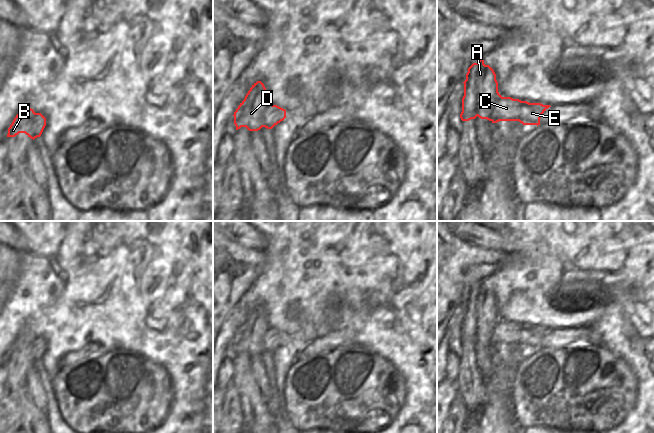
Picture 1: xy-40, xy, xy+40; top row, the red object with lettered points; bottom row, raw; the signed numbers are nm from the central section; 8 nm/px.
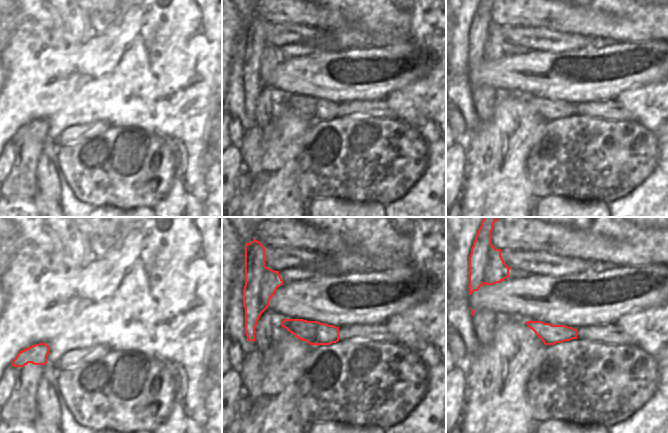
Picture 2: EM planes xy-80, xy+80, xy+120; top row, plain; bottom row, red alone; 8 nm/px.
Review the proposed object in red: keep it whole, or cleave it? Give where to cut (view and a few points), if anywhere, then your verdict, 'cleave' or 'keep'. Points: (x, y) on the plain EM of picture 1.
xy (269, 327), (262, 342), (262, 349), (259, 352), (246, 351) | cleave

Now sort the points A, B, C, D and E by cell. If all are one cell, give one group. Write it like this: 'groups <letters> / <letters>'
groups A D / B C E

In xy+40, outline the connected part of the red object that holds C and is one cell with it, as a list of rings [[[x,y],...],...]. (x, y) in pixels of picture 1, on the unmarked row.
[[[500,321],[492,332],[492,347],[519,345],[523,349],[540,349],[542,338],[550,329],[529,327],[511,321]]]

